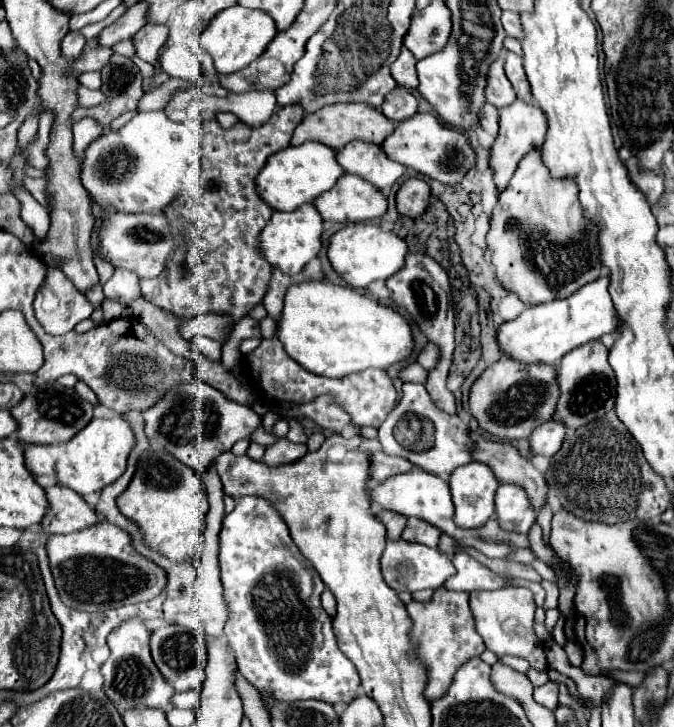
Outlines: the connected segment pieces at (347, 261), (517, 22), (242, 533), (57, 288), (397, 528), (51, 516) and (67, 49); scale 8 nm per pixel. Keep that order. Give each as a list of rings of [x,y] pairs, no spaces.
[[[351,223],[343,227],[341,231],[329,237],[329,247],[327,247],[327,259],[333,271],[355,289],[365,289],[373,281],[389,279],[403,267],[405,255],[407,255],[407,243],[401,237],[397,237],[391,231],[383,231],[377,225],[367,225],[367,223]]]
[[[503,11],[503,17],[501,17],[501,23],[507,31],[509,37],[515,37],[521,41],[521,19],[517,13],[511,13],[511,11]]]
[[[239,497],[235,509],[223,519],[219,533],[219,565],[225,601],[229,603],[231,617],[225,627],[225,637],[237,655],[241,675],[261,693],[265,707],[275,701],[293,703],[301,699],[321,699],[327,703],[349,703],[359,693],[359,673],[353,663],[339,651],[331,619],[321,607],[319,595],[325,585],[313,565],[299,553],[289,535],[287,525],[263,497]]]
[[[47,265],[47,285],[55,291],[59,297],[59,305],[53,311],[43,309],[43,293],[37,291],[35,295],[35,317],[43,325],[43,329],[49,335],[65,335],[69,333],[79,321],[89,319],[95,311],[95,307],[89,303],[89,299],[79,293],[73,283],[53,265]]]
[[[379,511],[375,517],[385,525],[389,539],[401,539],[401,531],[407,523],[407,519],[403,515],[397,515],[393,511]]]
[[[45,489],[49,509],[41,521],[45,533],[73,533],[97,523],[95,511],[71,489]]]
[[[69,31],[61,42],[61,51],[67,59],[77,57],[77,55],[81,55],[85,43],[87,43],[87,39],[81,33]]]

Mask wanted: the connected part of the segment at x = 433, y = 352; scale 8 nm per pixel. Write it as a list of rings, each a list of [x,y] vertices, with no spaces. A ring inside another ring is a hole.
[[[427,343],[423,349],[421,349],[421,353],[417,355],[417,363],[421,363],[425,369],[433,369],[435,367],[435,363],[437,363],[437,349],[431,345],[431,343]]]

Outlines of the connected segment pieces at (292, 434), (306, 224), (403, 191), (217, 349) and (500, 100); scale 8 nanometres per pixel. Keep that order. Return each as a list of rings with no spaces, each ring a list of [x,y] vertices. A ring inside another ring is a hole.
[[[286,417],[286,419],[290,425],[290,431],[285,436],[285,438],[294,443],[306,444],[307,437],[301,427],[301,425],[299,424],[298,420],[296,418],[292,418],[292,417]]]
[[[311,203],[301,205],[301,209],[295,209],[293,213],[273,213],[265,229],[259,233],[259,251],[271,267],[281,269],[281,273],[285,275],[297,275],[305,267],[305,263],[319,253],[321,229],[321,217]]]
[[[407,179],[397,191],[397,211],[407,217],[419,217],[429,205],[429,185],[423,179]]]
[[[197,335],[193,338],[192,343],[207,358],[212,360],[220,361],[221,360],[221,348],[222,345],[218,342],[203,336]]]
[[[497,59],[489,69],[485,97],[487,97],[487,103],[495,105],[497,109],[503,109],[503,107],[511,105],[517,99],[515,93],[513,93],[513,87],[509,85],[509,79],[505,77],[503,59]]]

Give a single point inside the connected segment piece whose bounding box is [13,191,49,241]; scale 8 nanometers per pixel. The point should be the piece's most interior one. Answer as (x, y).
(36, 216)

